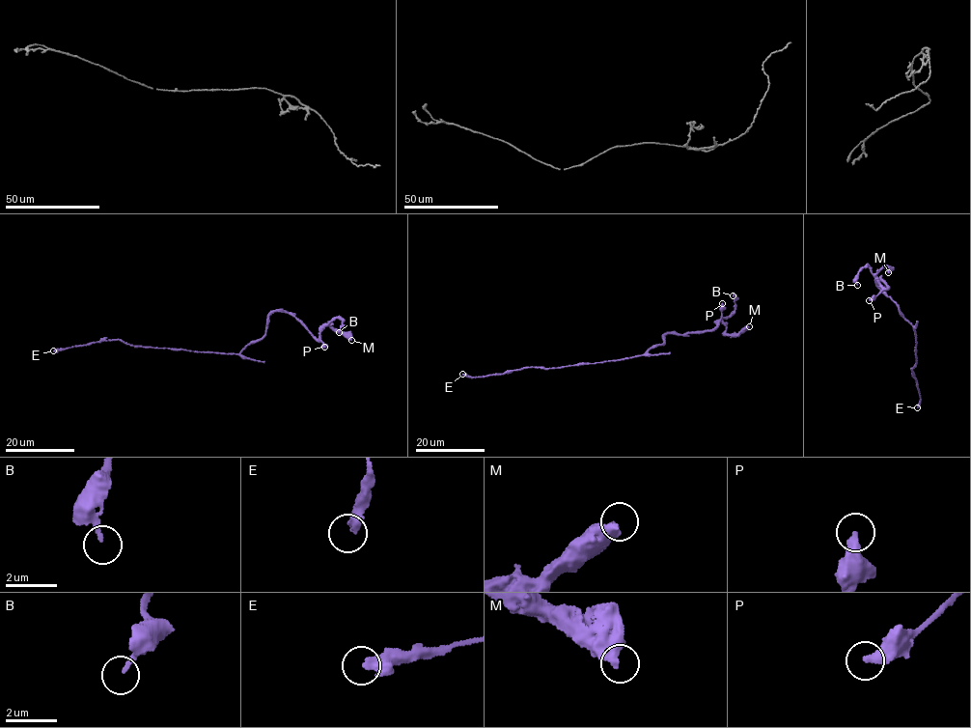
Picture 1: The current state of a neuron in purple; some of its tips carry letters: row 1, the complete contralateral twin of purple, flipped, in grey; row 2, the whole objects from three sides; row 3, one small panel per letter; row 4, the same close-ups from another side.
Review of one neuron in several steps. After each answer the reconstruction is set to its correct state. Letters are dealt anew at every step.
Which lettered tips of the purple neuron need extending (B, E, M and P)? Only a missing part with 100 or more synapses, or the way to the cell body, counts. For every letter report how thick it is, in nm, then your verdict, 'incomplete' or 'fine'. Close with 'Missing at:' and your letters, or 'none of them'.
B: 180 nm | fine
E: 380 nm | incomplete
M: 500 nm | fine
P: 400 nm | fine
Missing at: E

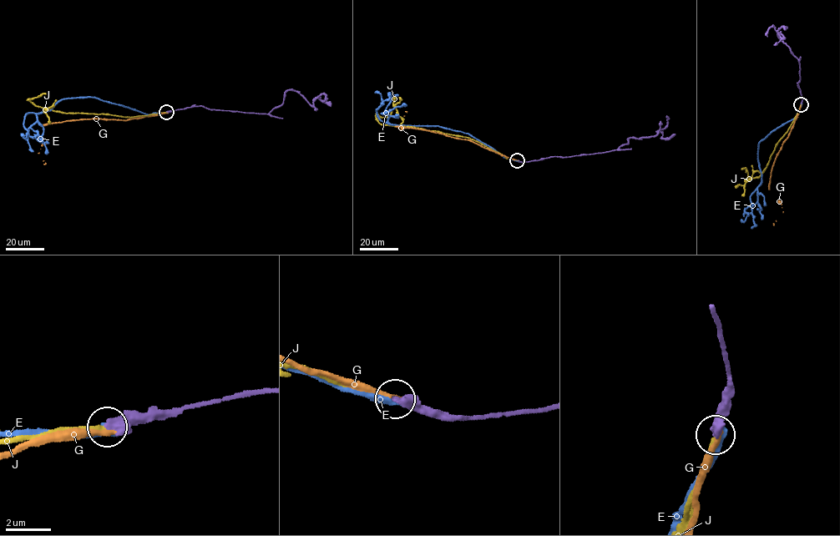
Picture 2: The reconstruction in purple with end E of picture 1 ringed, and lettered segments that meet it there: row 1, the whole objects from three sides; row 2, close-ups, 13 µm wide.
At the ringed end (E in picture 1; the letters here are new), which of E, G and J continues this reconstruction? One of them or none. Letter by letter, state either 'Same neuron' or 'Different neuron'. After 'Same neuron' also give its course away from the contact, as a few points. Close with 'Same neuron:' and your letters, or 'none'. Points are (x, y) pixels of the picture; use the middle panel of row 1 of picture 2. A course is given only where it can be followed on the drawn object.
E: Different neuron
G: Different neuron
J: Same neuron. Its course: (517, 160), (505, 158), (469, 138), (380, 123), (377, 119), (389, 115), (392, 111)
Same neuron: J

